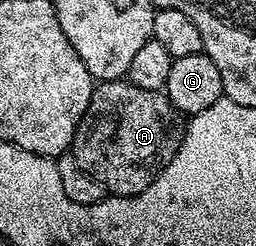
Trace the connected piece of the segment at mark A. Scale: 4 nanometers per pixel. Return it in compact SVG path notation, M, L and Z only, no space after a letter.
M128 80L98 82L88 100L88 108L74 133L72 157L76 165L92 180L96 180L107 195L127 198L144 192L148 184L158 179L159 172L174 159L180 141L180 122L174 106L161 90L136 88Z

